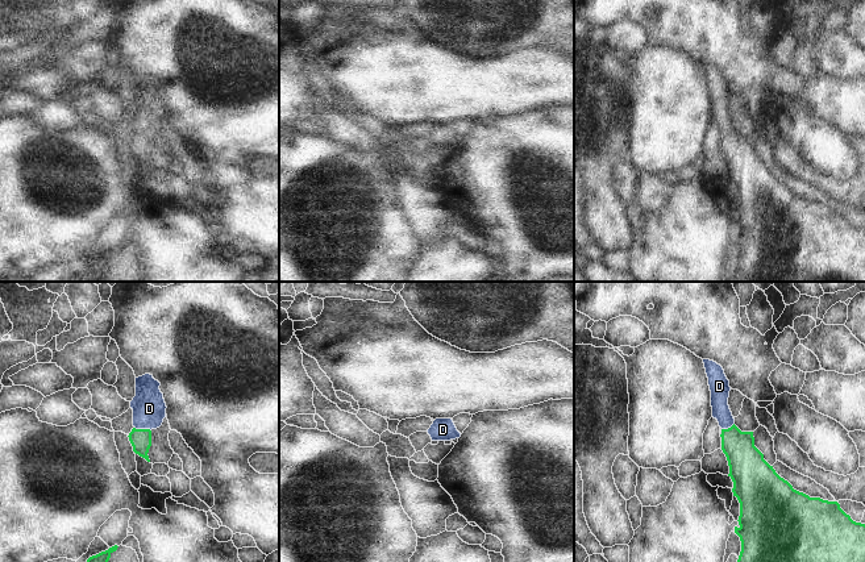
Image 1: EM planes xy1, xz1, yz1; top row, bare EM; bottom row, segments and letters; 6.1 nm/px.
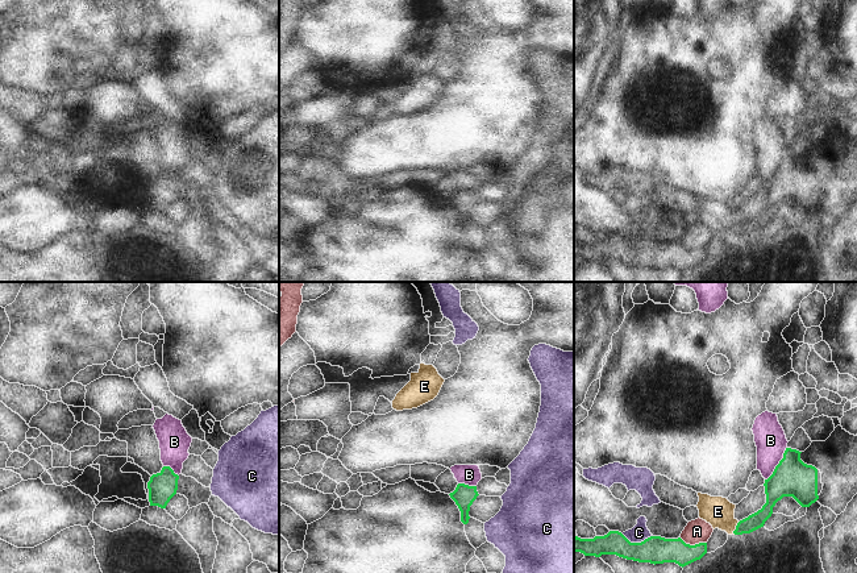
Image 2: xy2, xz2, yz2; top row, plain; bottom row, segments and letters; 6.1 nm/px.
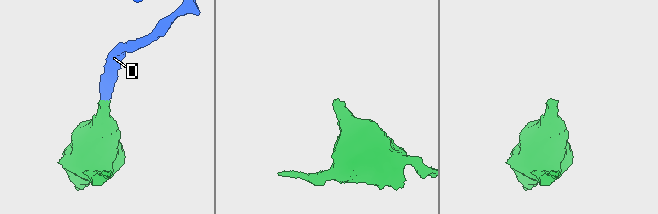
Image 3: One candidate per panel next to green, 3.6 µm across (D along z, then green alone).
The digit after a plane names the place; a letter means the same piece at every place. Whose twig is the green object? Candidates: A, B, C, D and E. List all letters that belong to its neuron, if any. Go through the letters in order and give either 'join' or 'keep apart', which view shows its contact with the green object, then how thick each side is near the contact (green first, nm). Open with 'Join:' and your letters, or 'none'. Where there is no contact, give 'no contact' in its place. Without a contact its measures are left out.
Join: D
A: keep apart; meets green in yz2; 170 nm thick on the green side, 150 nm on the other
B: keep apart; meets green in yz2; 240 nm thick on the green side, 190 nm on the other
C: keep apart; meets green in yz2; 170 nm thick on the green side, 100 nm on the other
D: join; meets green in xy1; 130 nm thick on the green side, 200 nm on the other
E: keep apart; meets green in yz2; 100 nm thick on the green side, 180 nm on the other

